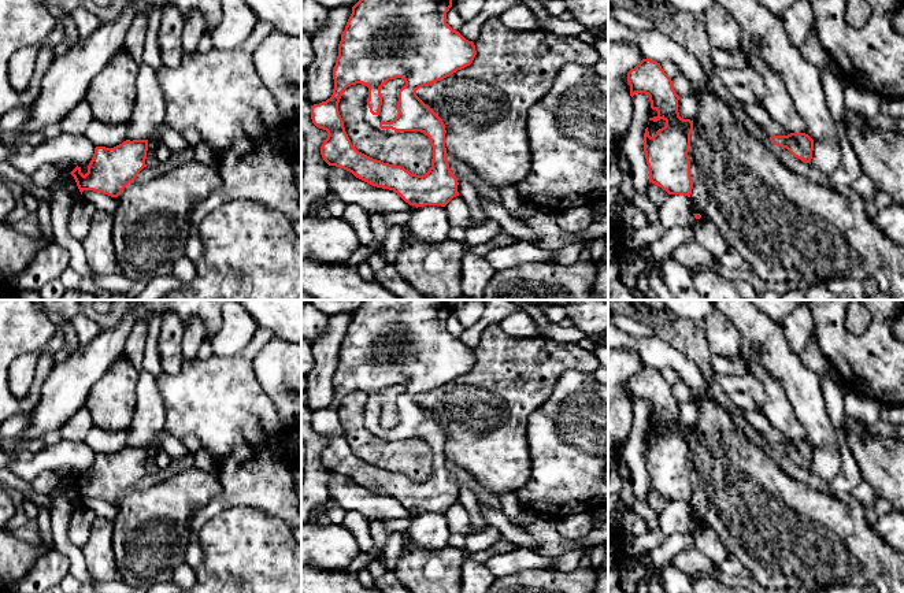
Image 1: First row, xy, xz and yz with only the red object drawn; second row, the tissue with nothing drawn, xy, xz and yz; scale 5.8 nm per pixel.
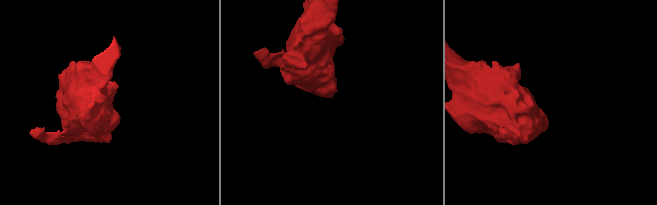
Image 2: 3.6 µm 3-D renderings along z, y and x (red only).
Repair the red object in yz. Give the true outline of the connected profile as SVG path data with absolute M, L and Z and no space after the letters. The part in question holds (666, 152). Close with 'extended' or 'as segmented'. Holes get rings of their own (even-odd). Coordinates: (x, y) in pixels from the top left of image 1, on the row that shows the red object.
M642 59L627 73L630 96L645 93L651 108L657 115L649 121L663 119L666 126L653 137L648 127L644 133L644 152L649 171L649 182L660 186L668 194L685 194L690 197L693 181L690 177L689 147L693 131L693 121L683 119L678 112L679 96L673 88L671 78L660 63Z; as segmented

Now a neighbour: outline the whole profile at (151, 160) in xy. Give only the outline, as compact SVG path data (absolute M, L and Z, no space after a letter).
M155 138L148 140L148 151L147 151L147 159L145 159L147 167L156 167L159 164L155 155L155 151L159 144L160 144L159 140L155 140Z

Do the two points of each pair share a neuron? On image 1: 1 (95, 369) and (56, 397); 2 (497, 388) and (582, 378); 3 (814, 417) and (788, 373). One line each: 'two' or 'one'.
1: one
2: two
3: one

